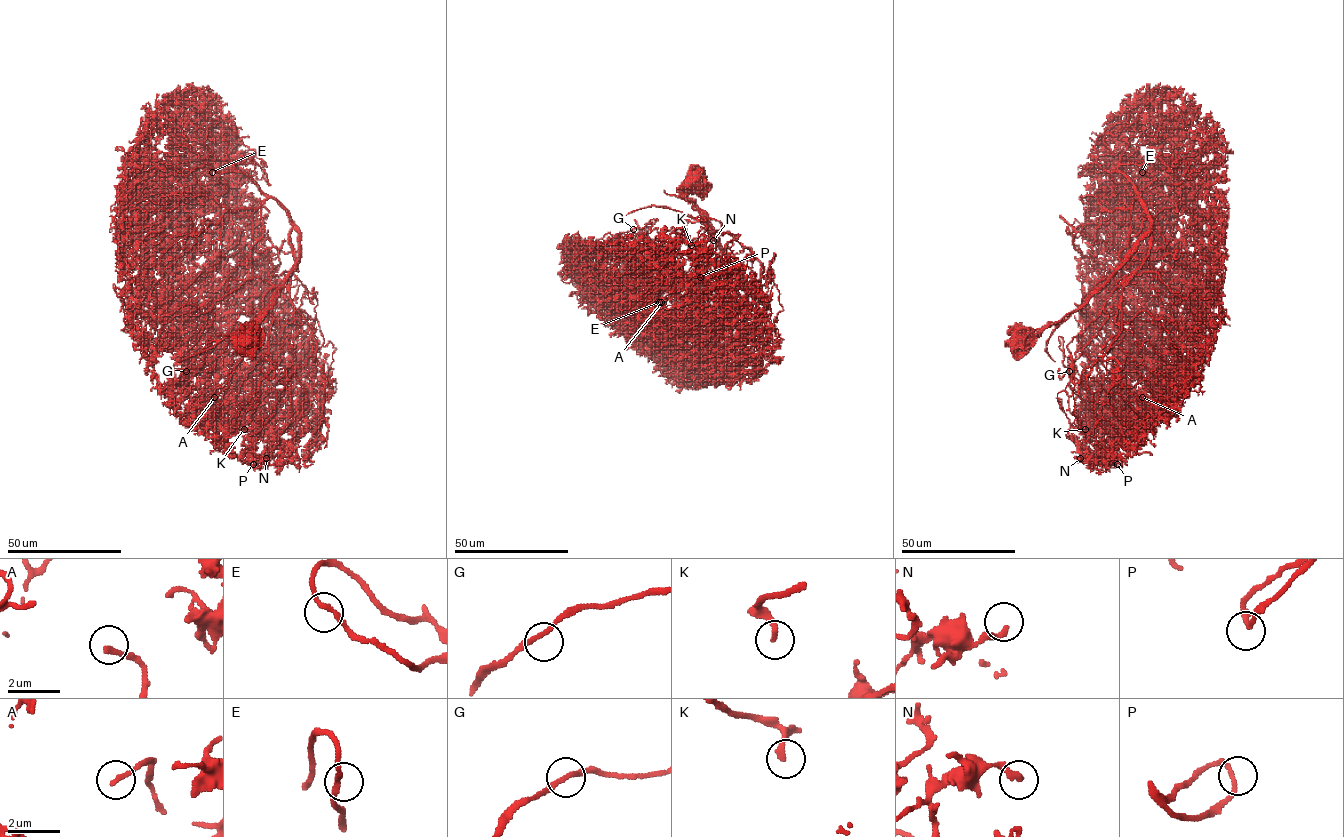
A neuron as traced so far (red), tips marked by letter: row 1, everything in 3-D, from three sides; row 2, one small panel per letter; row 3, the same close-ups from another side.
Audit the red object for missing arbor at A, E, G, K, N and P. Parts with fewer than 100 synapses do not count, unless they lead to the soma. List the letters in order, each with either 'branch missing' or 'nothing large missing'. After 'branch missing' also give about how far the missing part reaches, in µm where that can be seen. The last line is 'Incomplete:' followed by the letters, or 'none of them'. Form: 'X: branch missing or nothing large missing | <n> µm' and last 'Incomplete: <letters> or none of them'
A: branch missing | 25 µm
E: nothing large missing
G: nothing large missing
K: branch missing | 40 µm
N: nothing large missing
P: nothing large missing
Incomplete: A, K

